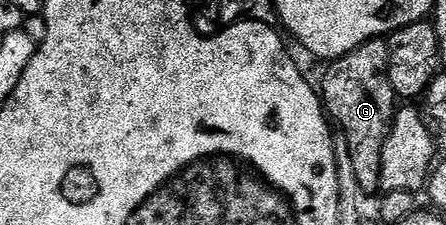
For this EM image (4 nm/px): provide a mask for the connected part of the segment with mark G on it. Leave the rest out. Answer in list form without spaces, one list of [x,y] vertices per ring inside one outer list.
[[[374,38],[361,44],[361,48],[334,59],[328,66],[331,67],[323,74],[321,101],[330,121],[343,129],[341,136],[349,144],[357,184],[361,184],[364,195],[371,196],[381,186],[383,149],[397,109],[393,84],[389,80],[389,48],[384,39]]]

